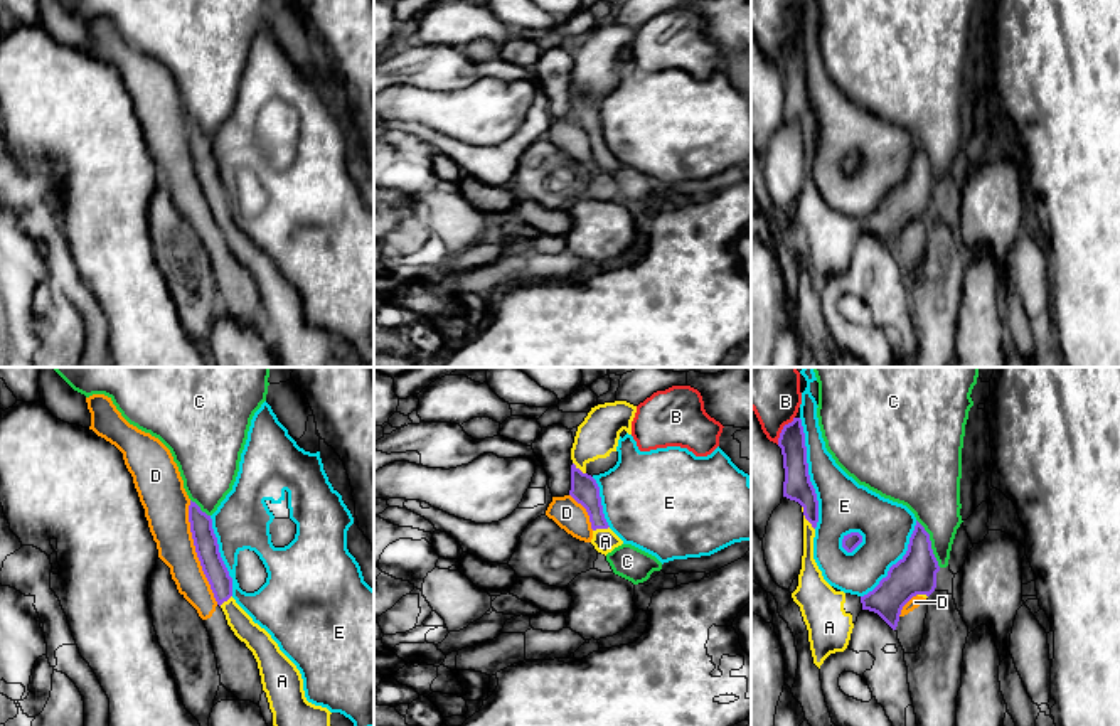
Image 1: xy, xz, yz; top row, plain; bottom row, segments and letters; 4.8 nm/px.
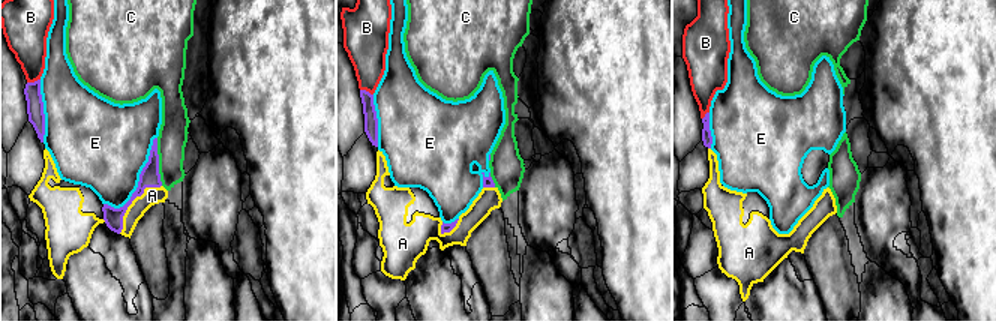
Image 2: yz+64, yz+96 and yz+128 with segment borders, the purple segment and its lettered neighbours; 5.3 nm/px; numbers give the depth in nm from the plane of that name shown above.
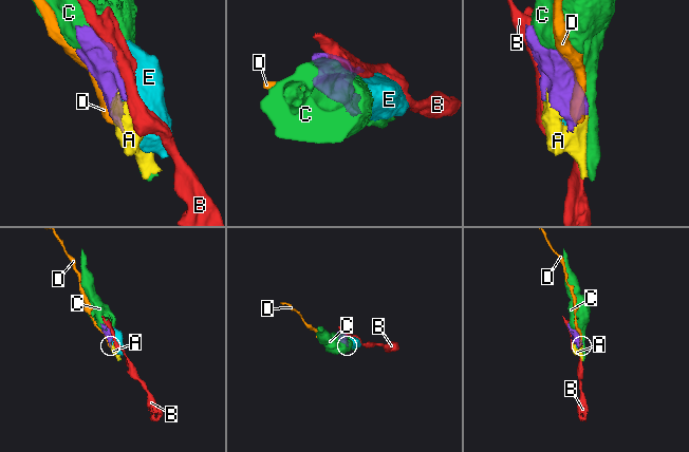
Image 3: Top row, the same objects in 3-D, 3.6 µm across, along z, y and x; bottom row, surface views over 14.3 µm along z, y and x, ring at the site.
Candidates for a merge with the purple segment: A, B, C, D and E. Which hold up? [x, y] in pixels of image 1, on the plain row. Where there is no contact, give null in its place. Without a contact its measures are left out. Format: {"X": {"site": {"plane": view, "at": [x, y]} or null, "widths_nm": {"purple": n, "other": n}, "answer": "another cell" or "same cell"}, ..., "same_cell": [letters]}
{"A": {"site": {"plane": "xz", "at": [600, 150]}, "widths_nm": {"purple": 140, "other": 110}, "answer": "same cell"}, "B": {"site": {"plane": "yz", "at": [782, 53]}, "widths_nm": {"purple": 130, "other": 220}, "answer": "another cell"}, "C": {"site": {"plane": "yz", "at": [930, 165]}, "widths_nm": {"purple": 190, "other": 280}, "answer": "another cell"}, "D": {"site": {"plane": "xy", "at": [196, 174]}, "widths_nm": {"purple": 110, "other": 200}, "answer": "another cell"}, "E": {"site": {"plane": "yz", "at": [807, 96]}, "widths_nm": {"purple": 140, "other": 260}, "answer": "another cell"}, "same_cell": ["A"]}

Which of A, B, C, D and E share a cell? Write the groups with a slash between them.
A / B / C / D / E

